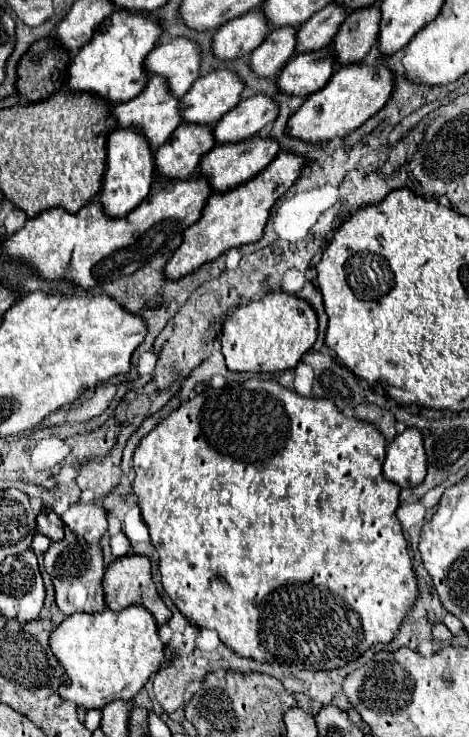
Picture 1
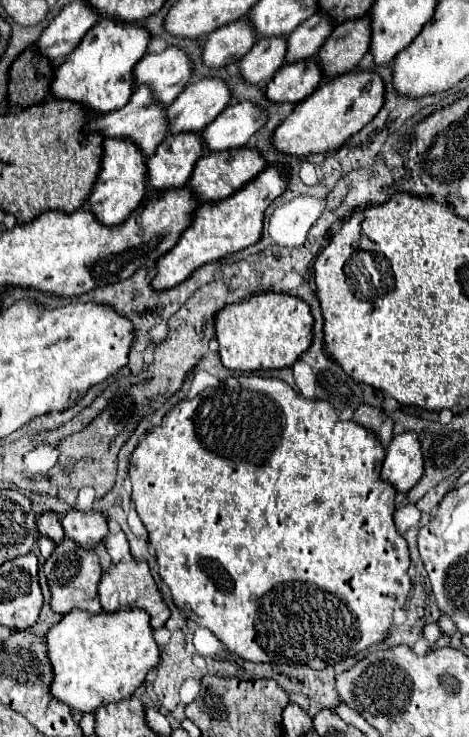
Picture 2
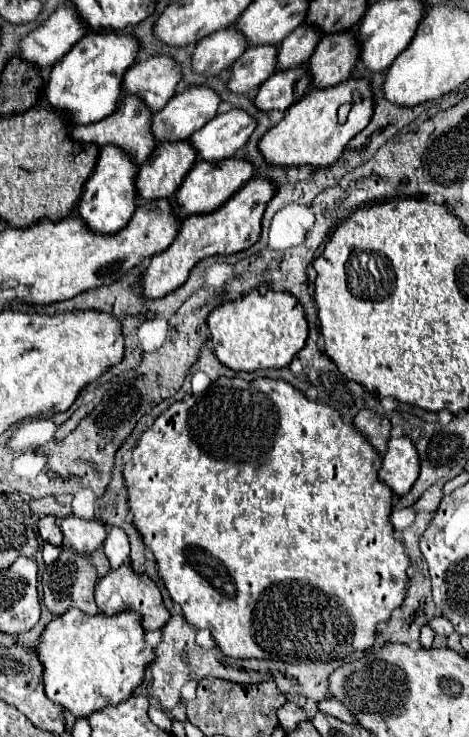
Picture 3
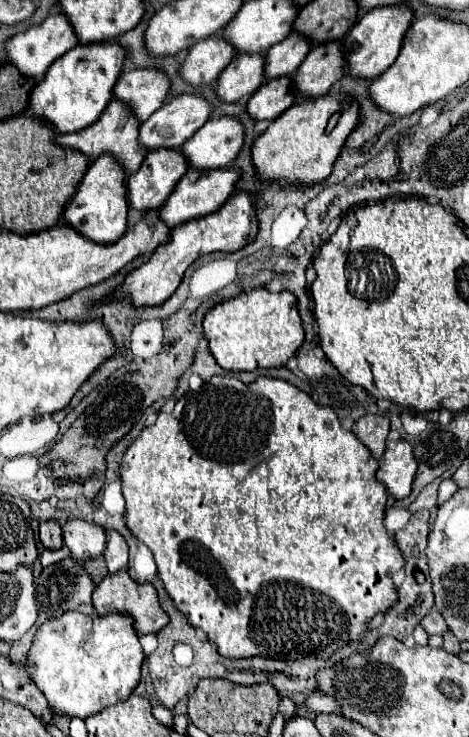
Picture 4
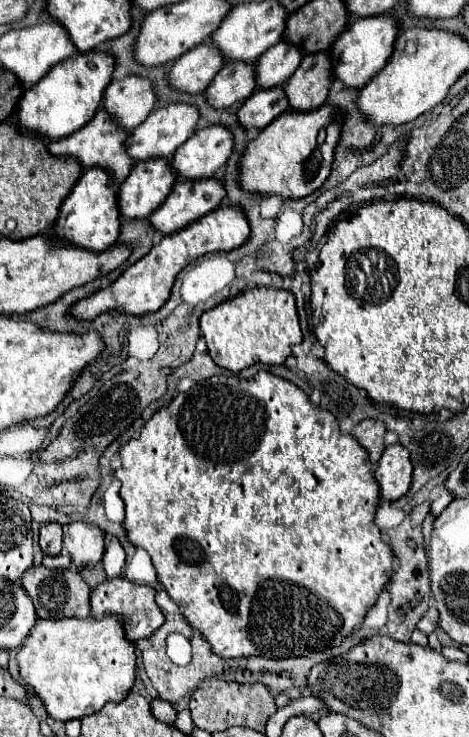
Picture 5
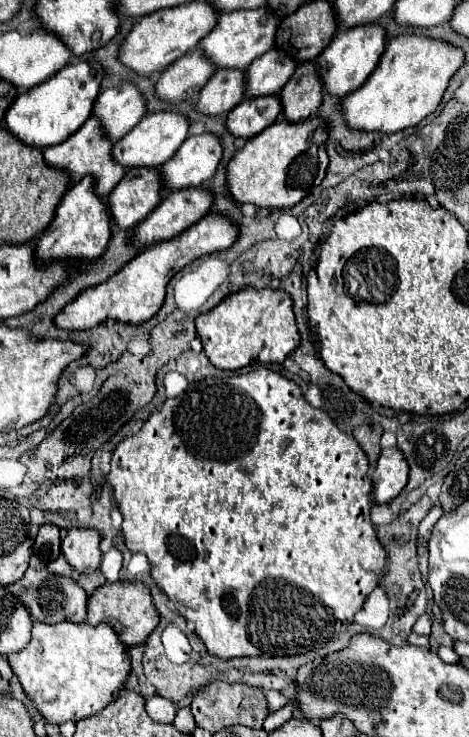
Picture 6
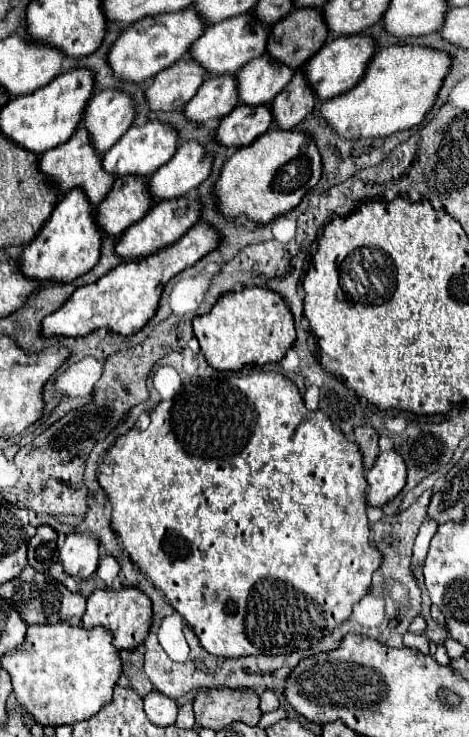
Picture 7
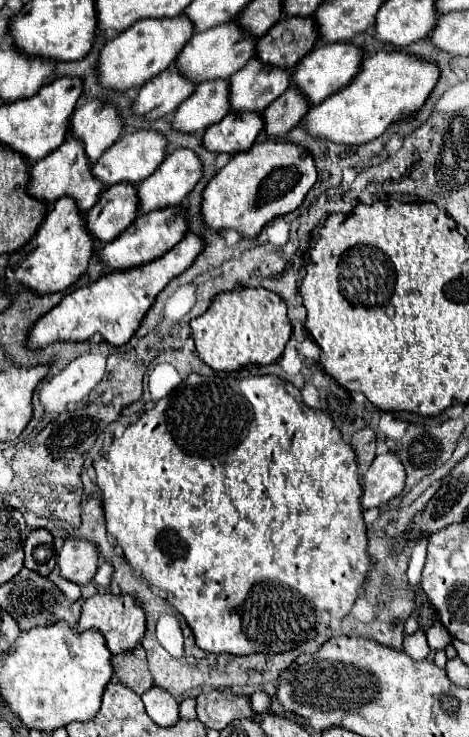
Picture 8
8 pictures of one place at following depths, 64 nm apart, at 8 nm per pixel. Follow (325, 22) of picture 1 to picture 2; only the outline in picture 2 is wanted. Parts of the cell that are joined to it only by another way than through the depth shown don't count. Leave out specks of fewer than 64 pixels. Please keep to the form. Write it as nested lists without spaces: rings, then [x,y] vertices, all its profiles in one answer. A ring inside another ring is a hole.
[[[314,14],[312,18],[304,20],[304,24],[300,24],[286,40],[288,48],[286,48],[286,62],[300,62],[306,58],[312,58],[320,46],[324,44],[324,38],[328,38],[328,34],[332,32],[332,22],[322,16],[322,14]]]

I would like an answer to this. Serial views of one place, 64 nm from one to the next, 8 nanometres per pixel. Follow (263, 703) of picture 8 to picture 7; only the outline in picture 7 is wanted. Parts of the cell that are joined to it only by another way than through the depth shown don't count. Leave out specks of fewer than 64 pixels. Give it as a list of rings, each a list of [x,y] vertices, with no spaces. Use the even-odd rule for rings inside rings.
[[[270,690],[262,692],[262,694],[260,694],[260,710],[270,712],[270,710],[276,710],[276,708],[278,708],[278,696],[272,694]]]

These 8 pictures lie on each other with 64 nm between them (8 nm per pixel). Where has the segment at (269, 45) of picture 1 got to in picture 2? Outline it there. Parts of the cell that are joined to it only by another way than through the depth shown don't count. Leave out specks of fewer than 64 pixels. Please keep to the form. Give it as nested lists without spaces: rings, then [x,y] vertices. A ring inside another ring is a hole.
[[[268,38],[268,42],[256,42],[252,46],[252,50],[248,54],[244,54],[240,58],[240,74],[244,78],[244,82],[248,84],[260,84],[260,82],[270,82],[274,78],[274,74],[282,68],[284,64],[284,38]]]

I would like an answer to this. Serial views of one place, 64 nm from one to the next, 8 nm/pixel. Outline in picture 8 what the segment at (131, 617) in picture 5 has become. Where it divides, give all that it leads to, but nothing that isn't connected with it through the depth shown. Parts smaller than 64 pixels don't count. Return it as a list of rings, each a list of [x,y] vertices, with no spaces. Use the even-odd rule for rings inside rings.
[[[94,594],[92,598],[88,598],[86,602],[82,602],[82,616],[76,624],[76,632],[84,632],[84,630],[96,630],[104,636],[108,650],[112,652],[112,656],[122,654],[122,652],[130,652],[140,644],[140,638],[146,630],[146,616],[144,610],[134,602],[132,596],[122,596],[122,594]]]

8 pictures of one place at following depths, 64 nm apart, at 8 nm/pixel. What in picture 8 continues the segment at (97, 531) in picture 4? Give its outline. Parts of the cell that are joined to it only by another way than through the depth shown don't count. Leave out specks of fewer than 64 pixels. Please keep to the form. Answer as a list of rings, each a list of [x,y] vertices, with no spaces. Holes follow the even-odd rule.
[[[68,538],[58,554],[58,568],[64,580],[86,586],[98,568],[98,548],[88,540]]]

